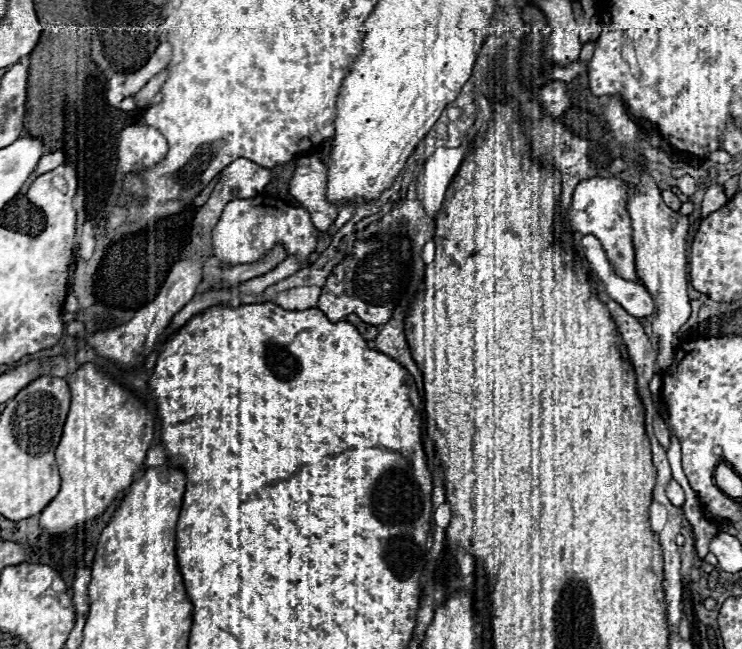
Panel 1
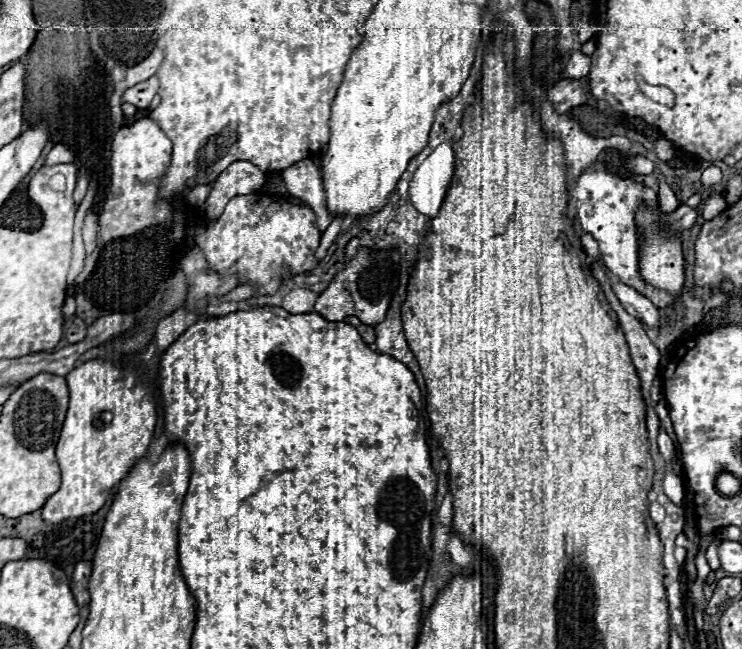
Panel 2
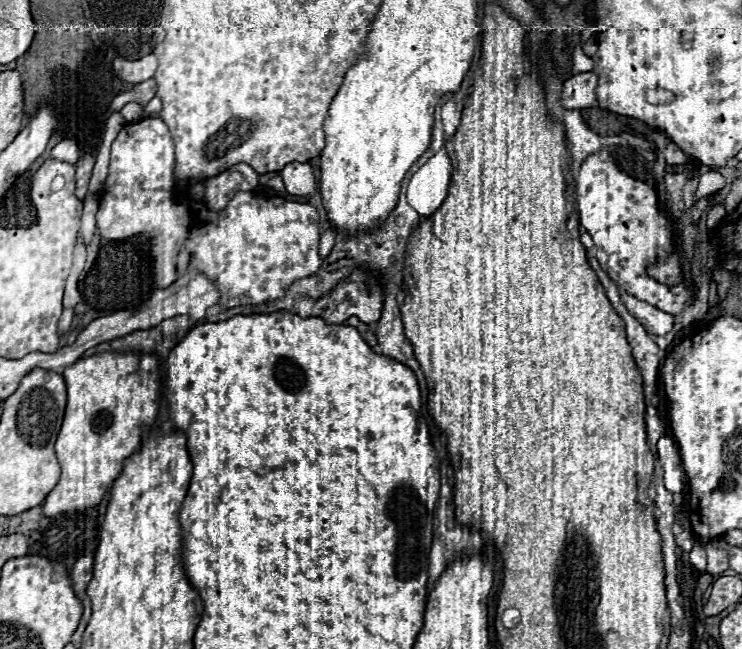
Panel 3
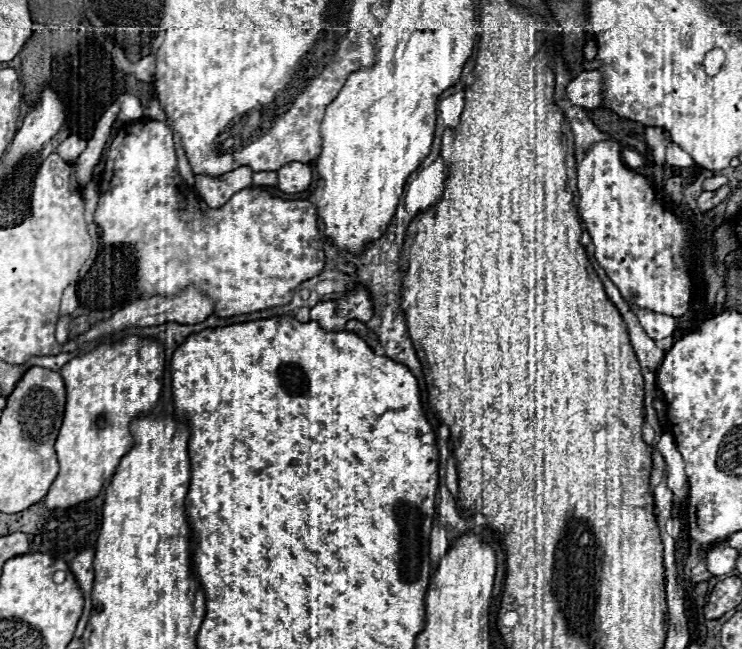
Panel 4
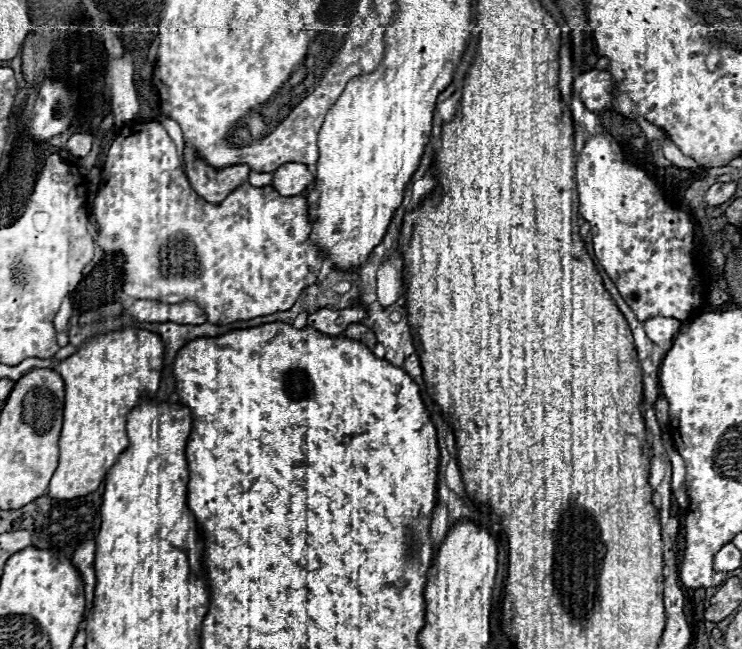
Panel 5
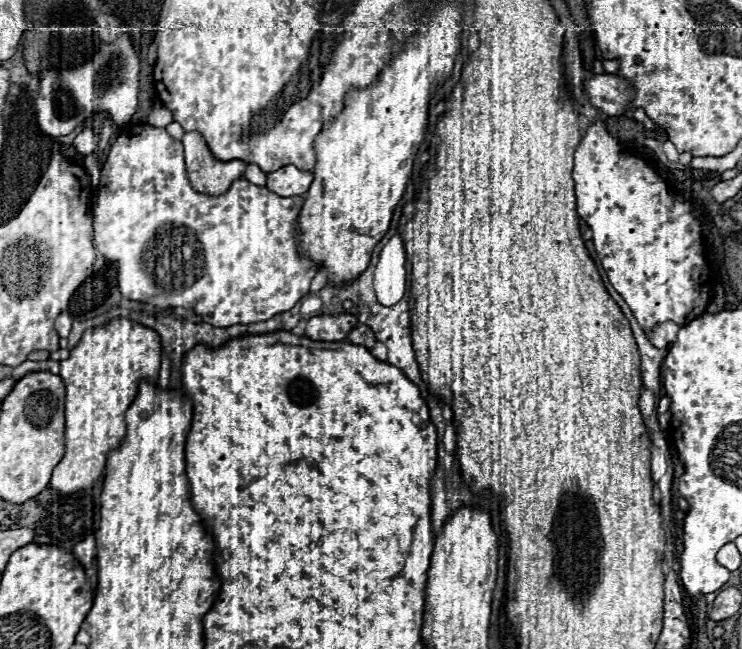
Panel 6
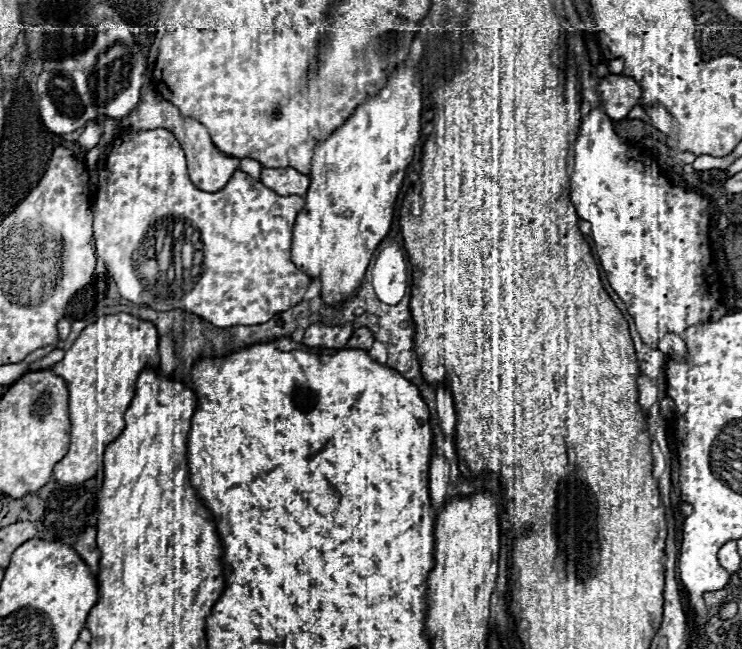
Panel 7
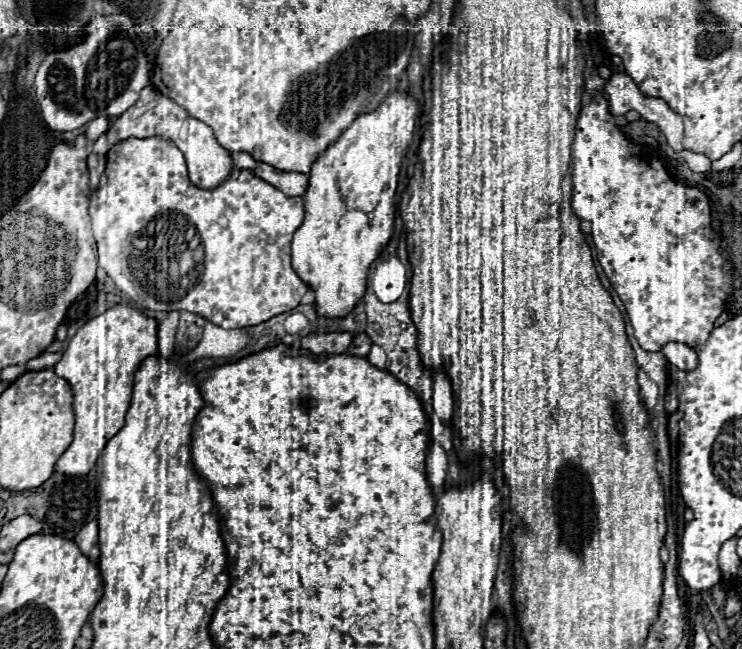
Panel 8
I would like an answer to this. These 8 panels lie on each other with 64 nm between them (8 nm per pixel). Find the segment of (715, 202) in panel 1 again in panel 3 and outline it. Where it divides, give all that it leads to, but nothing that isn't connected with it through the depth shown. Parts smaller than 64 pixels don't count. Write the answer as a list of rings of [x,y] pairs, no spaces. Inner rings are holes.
[[[714,204],[714,206],[708,210],[706,226],[708,226],[708,228],[716,228],[716,224],[720,224],[720,220],[724,220],[724,216],[726,216],[724,206],[722,206],[722,204]]]

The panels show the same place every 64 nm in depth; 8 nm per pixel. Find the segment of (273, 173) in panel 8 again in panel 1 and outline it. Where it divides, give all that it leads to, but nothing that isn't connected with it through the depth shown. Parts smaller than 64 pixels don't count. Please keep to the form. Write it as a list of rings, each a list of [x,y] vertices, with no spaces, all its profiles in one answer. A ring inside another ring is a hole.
[[[304,156],[296,162],[290,178],[290,194],[310,212],[314,226],[326,232],[336,220],[338,208],[326,200],[326,164],[316,156]]]

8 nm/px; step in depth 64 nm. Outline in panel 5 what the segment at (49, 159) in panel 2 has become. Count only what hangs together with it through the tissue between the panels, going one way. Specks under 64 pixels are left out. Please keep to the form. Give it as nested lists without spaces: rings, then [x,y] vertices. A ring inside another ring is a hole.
[[[74,134],[68,142],[66,142],[66,150],[74,156],[86,156],[92,150],[94,144],[94,136],[92,134]]]

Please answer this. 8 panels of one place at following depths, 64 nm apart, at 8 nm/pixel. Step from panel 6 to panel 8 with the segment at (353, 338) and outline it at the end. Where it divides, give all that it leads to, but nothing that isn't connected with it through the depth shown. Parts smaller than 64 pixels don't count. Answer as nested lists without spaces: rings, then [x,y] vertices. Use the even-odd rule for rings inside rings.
[[[356,334],[356,336],[354,336],[354,342],[352,342],[350,348],[348,348],[348,354],[350,354],[350,356],[366,358],[368,352],[370,352],[370,346],[372,346],[372,342],[370,342],[370,338],[368,338],[366,334]]]

